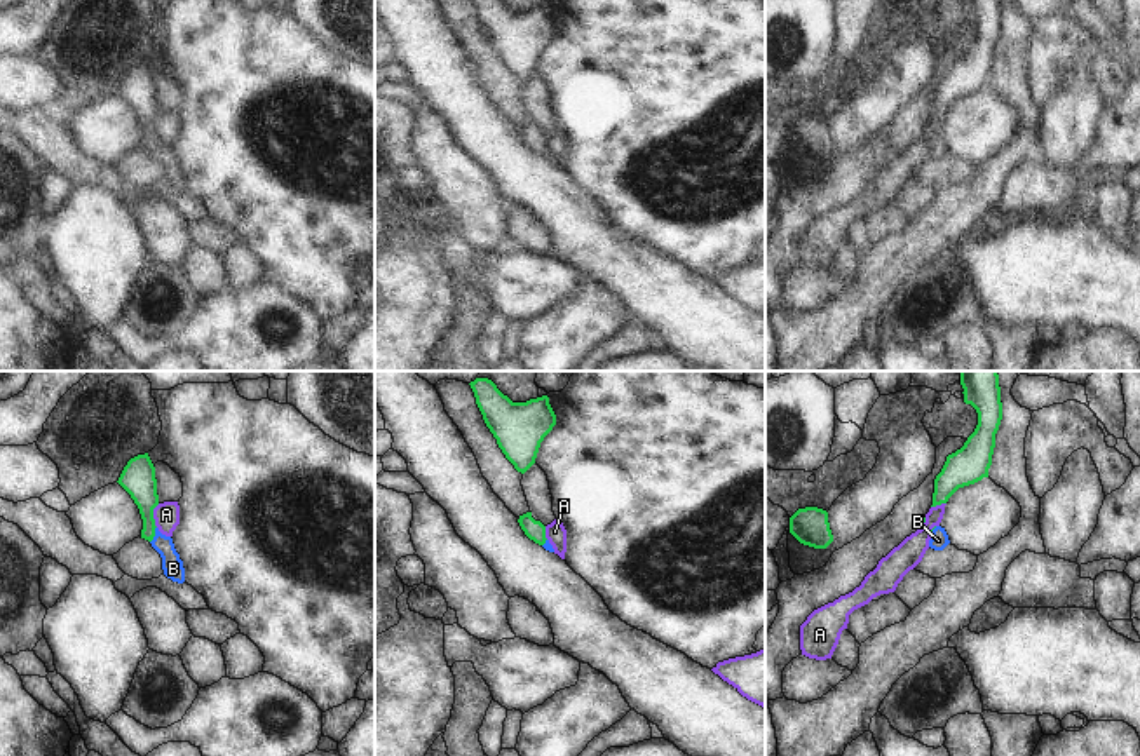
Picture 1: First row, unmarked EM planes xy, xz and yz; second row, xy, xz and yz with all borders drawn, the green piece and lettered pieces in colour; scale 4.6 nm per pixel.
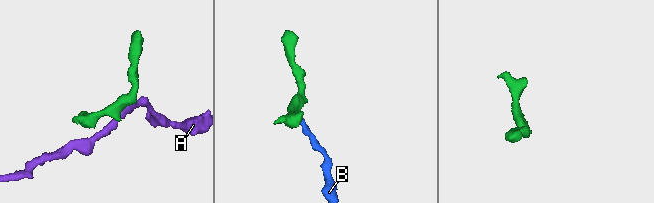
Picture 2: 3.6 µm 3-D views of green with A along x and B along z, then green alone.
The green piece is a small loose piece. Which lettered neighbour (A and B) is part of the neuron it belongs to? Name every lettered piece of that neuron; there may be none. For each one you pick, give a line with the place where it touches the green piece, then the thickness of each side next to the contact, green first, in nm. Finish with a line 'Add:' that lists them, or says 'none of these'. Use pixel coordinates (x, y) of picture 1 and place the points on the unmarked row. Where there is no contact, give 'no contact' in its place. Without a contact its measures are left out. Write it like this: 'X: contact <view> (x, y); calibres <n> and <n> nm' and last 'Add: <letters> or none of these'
B: contact xy (154, 145); calibres 150 and 100 nm
Add: B

